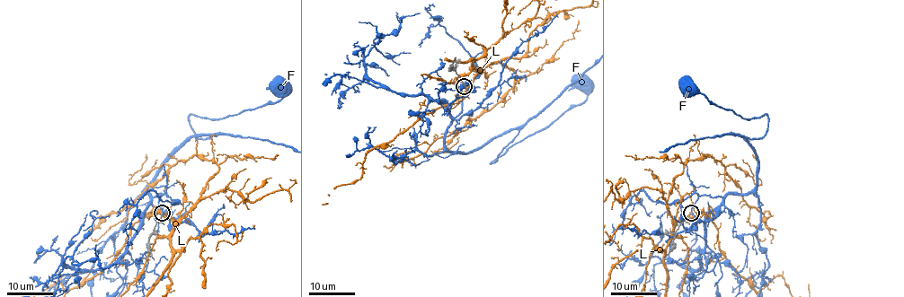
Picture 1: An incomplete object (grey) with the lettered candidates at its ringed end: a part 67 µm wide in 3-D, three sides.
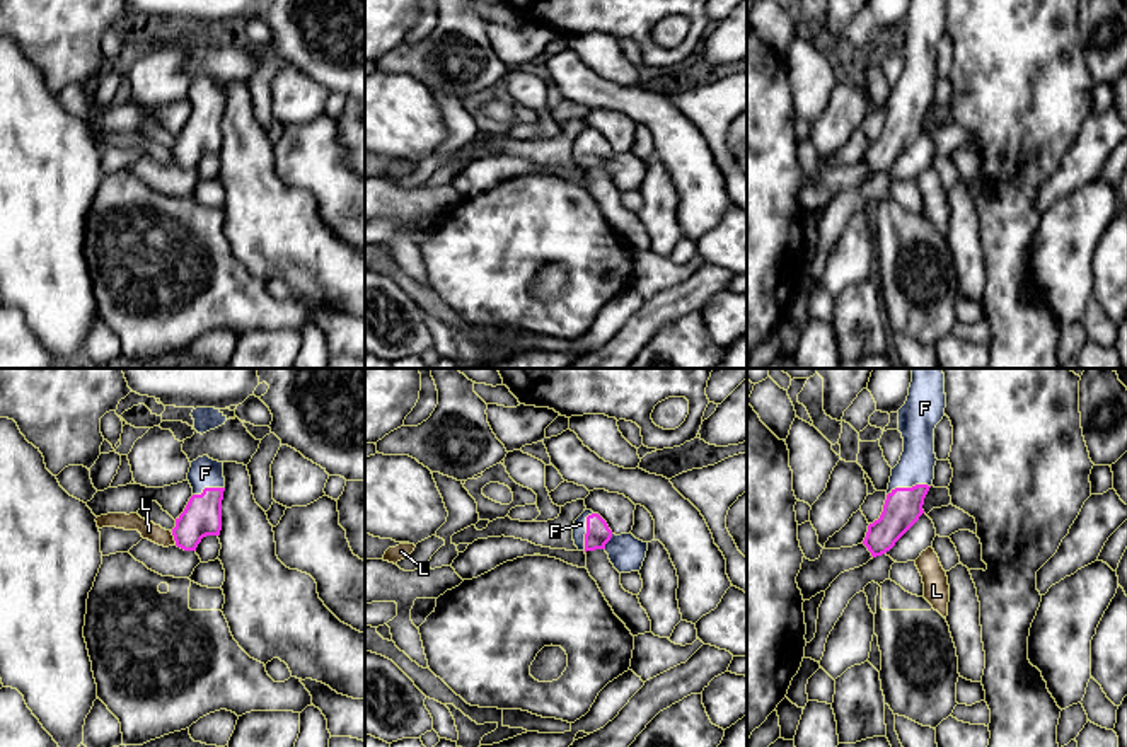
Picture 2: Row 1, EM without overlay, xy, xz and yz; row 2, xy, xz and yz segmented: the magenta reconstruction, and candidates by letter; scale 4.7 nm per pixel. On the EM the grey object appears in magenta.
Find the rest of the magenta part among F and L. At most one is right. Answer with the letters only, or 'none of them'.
F

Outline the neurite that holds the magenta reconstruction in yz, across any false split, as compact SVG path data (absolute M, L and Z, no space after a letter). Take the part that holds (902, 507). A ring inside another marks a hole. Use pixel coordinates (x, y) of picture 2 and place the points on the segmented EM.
M912 368L905 404L899 409L904 452L892 469L887 500L878 520L868 525L863 544L873 558L890 551L924 513L924 498L934 479L934 428L946 408L943 368Z

